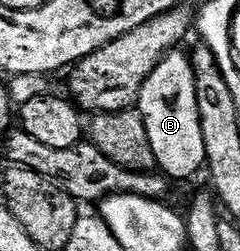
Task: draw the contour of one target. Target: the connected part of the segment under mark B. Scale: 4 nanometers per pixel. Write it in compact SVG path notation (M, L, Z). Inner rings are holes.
M178 49L171 51L160 65L156 65L136 104L148 129L148 141L152 141L152 153L161 174L171 180L192 178L198 170L203 170L206 161L204 137L200 133L200 109L196 105L194 70L189 54L181 55L180 52Z

